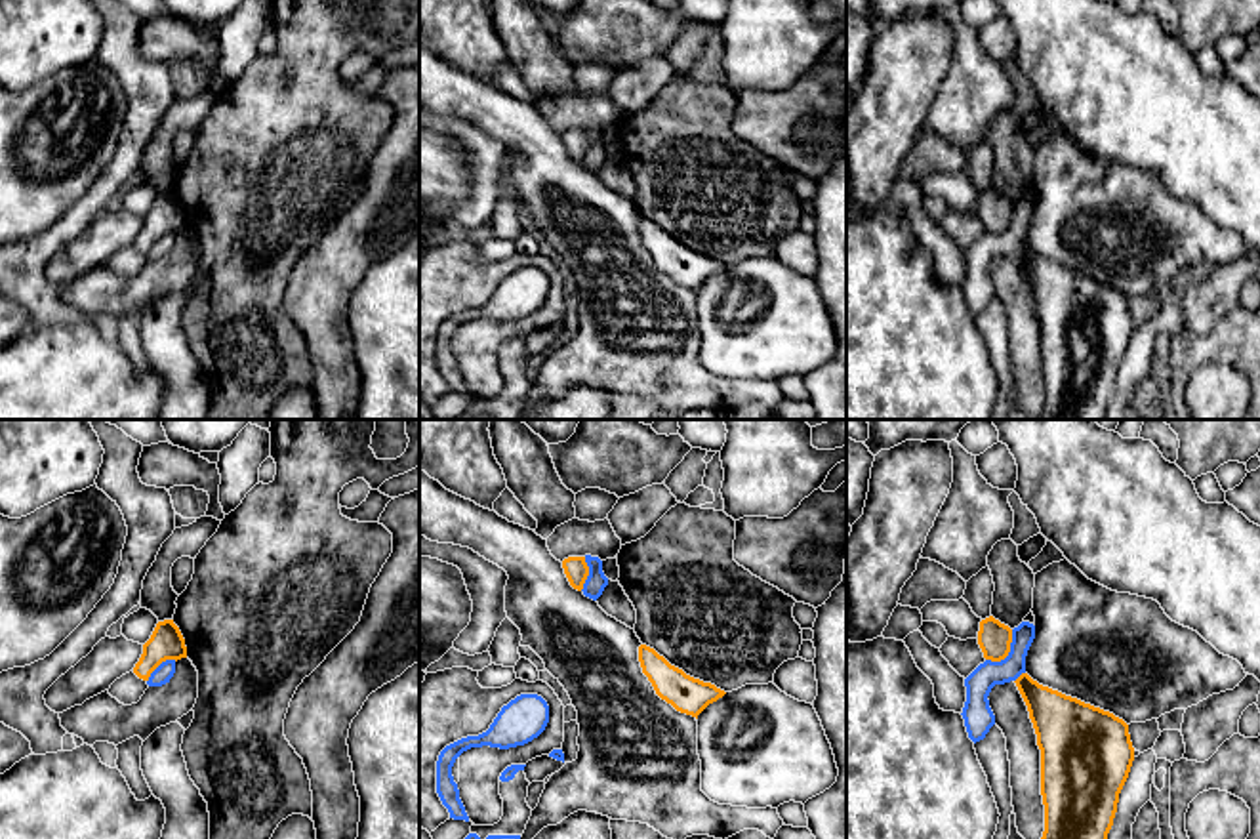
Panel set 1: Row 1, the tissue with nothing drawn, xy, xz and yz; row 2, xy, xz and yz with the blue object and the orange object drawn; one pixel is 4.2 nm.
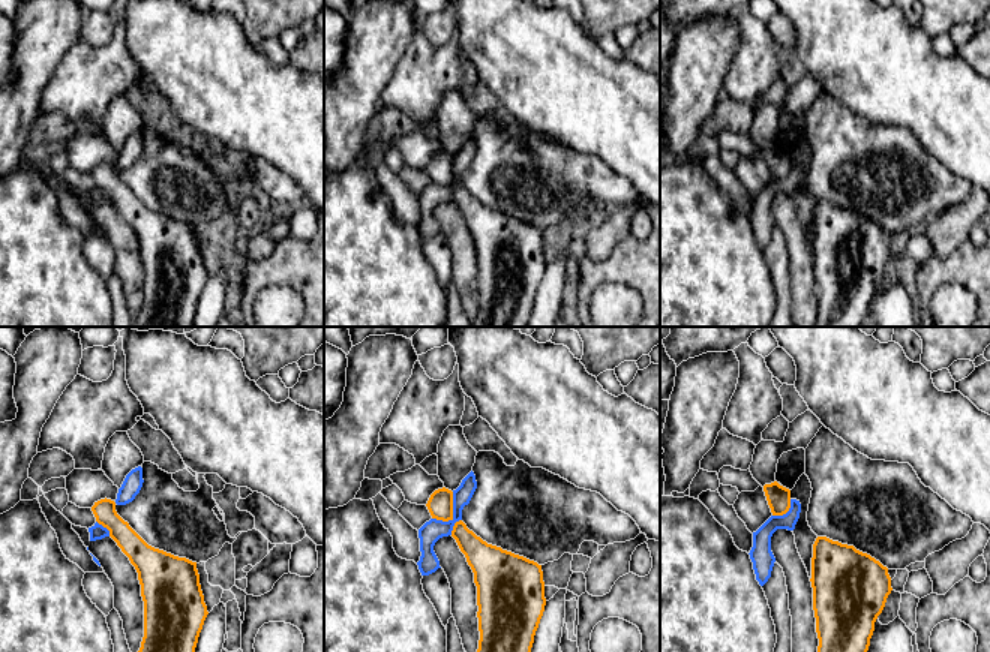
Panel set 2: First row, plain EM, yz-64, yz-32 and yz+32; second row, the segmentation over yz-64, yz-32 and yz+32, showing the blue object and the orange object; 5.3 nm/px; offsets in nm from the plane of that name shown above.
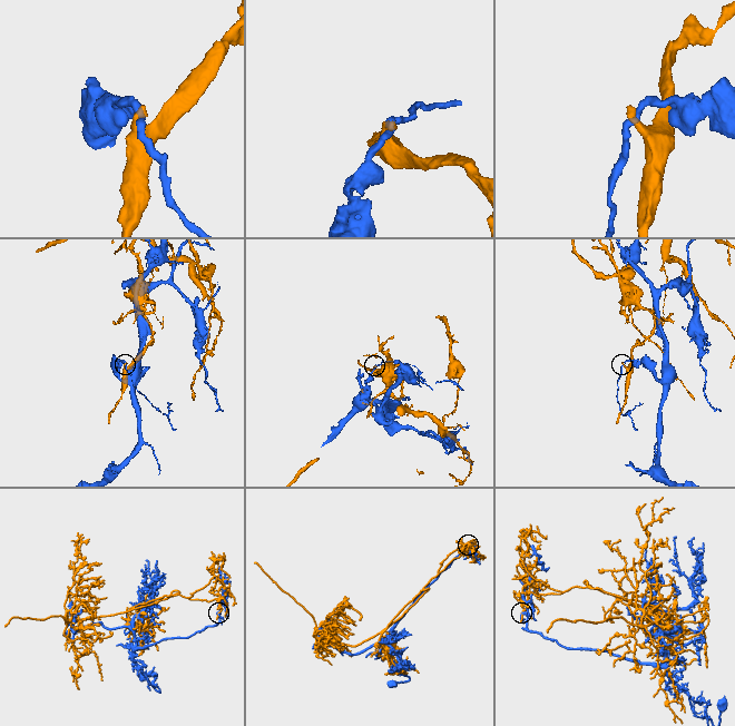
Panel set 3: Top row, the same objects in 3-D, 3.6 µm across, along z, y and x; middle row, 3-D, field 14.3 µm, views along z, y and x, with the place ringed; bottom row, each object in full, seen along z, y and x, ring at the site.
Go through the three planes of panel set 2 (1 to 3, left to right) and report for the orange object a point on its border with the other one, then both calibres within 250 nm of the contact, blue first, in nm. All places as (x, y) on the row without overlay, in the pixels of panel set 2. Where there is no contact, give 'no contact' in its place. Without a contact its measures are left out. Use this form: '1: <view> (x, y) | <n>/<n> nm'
1: yz-64 (105, 192) | 80/140 nm
2: yz-32 (453, 179) | 120/140 nm
3: yz+32 (786, 177) | 110/130 nm

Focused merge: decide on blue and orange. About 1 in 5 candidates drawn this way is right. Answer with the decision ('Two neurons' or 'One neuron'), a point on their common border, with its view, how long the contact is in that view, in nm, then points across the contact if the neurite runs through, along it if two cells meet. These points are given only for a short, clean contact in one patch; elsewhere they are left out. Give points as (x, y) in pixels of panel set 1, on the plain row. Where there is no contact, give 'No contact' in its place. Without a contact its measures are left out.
Two neurons. Touches blue at yz (1009, 225). Shared border 180 nm. Boundary: yz (1013, 203), (1009, 225), (999, 233), (986, 233)

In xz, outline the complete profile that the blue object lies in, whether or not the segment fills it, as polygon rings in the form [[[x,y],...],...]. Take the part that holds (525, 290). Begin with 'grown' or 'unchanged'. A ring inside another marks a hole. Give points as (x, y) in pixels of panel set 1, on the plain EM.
unchanged | [[[520,267],[501,280],[490,301],[478,309],[461,311],[446,318],[437,334],[437,366],[448,381],[450,391],[469,395],[452,349],[456,332],[471,320],[509,322],[538,311],[549,296],[549,278],[538,267]]]

